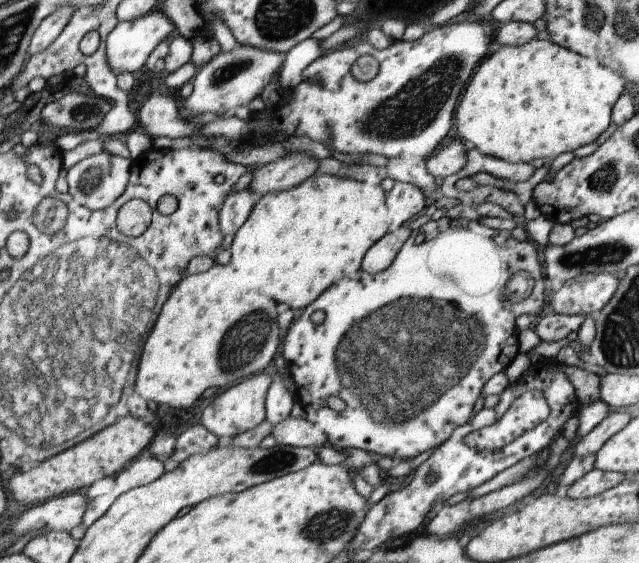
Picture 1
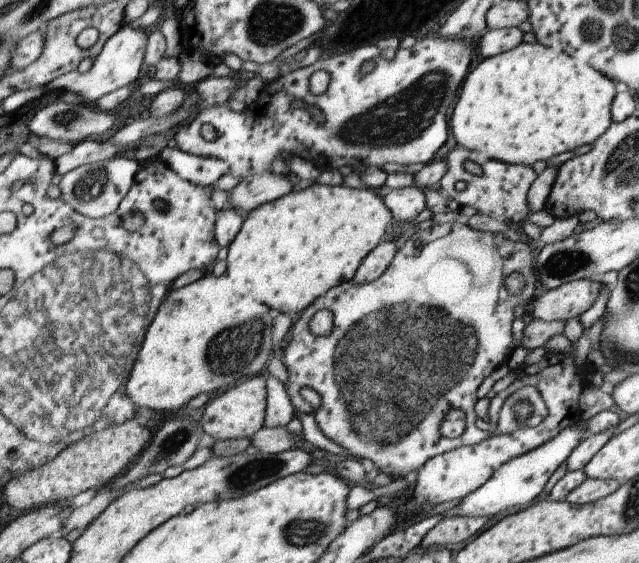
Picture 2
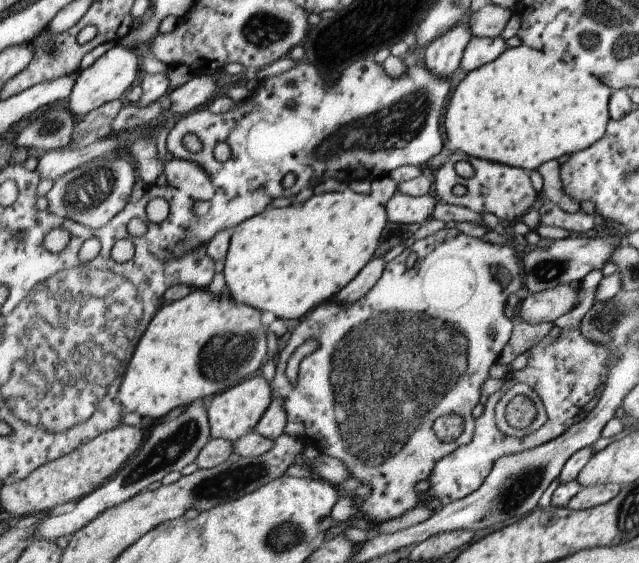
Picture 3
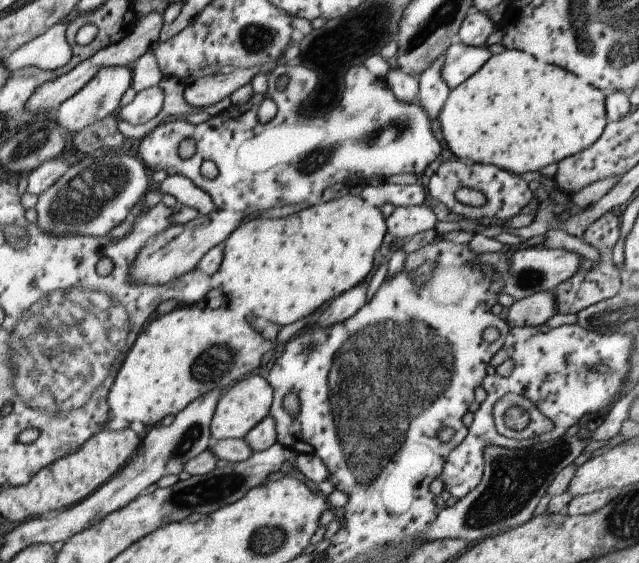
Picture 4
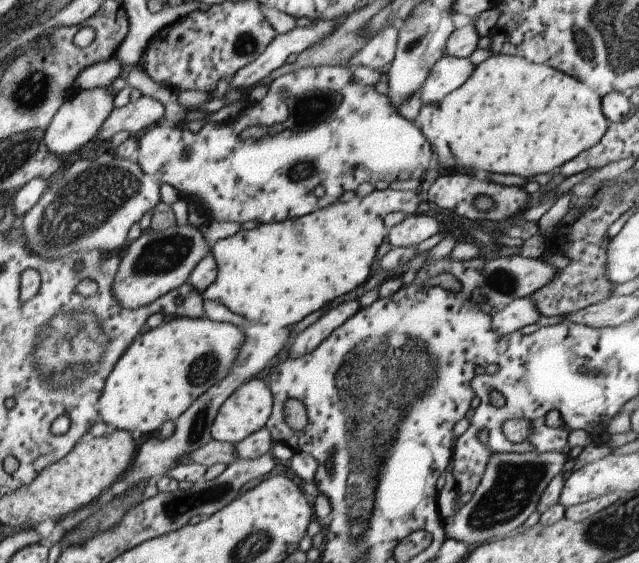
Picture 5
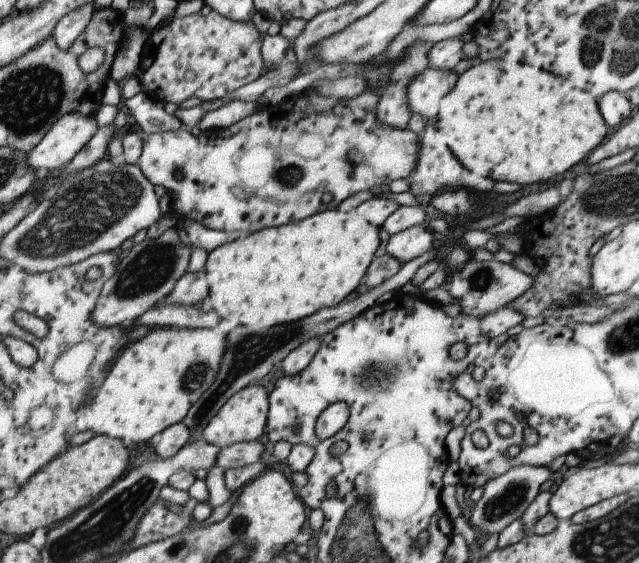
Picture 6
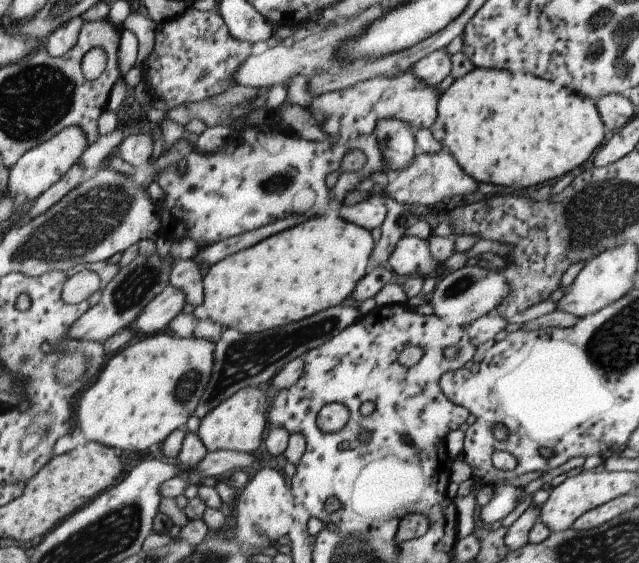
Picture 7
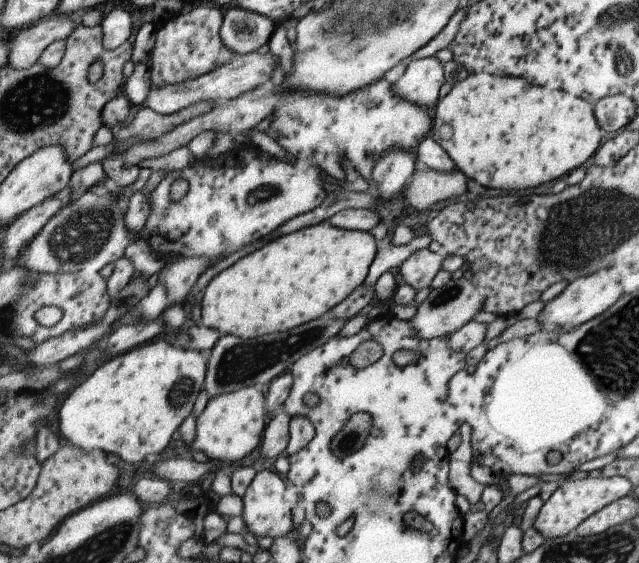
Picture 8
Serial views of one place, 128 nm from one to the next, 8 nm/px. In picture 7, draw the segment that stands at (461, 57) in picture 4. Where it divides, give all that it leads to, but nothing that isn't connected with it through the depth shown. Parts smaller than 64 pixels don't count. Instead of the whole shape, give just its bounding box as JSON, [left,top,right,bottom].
[305,70,440,168]

